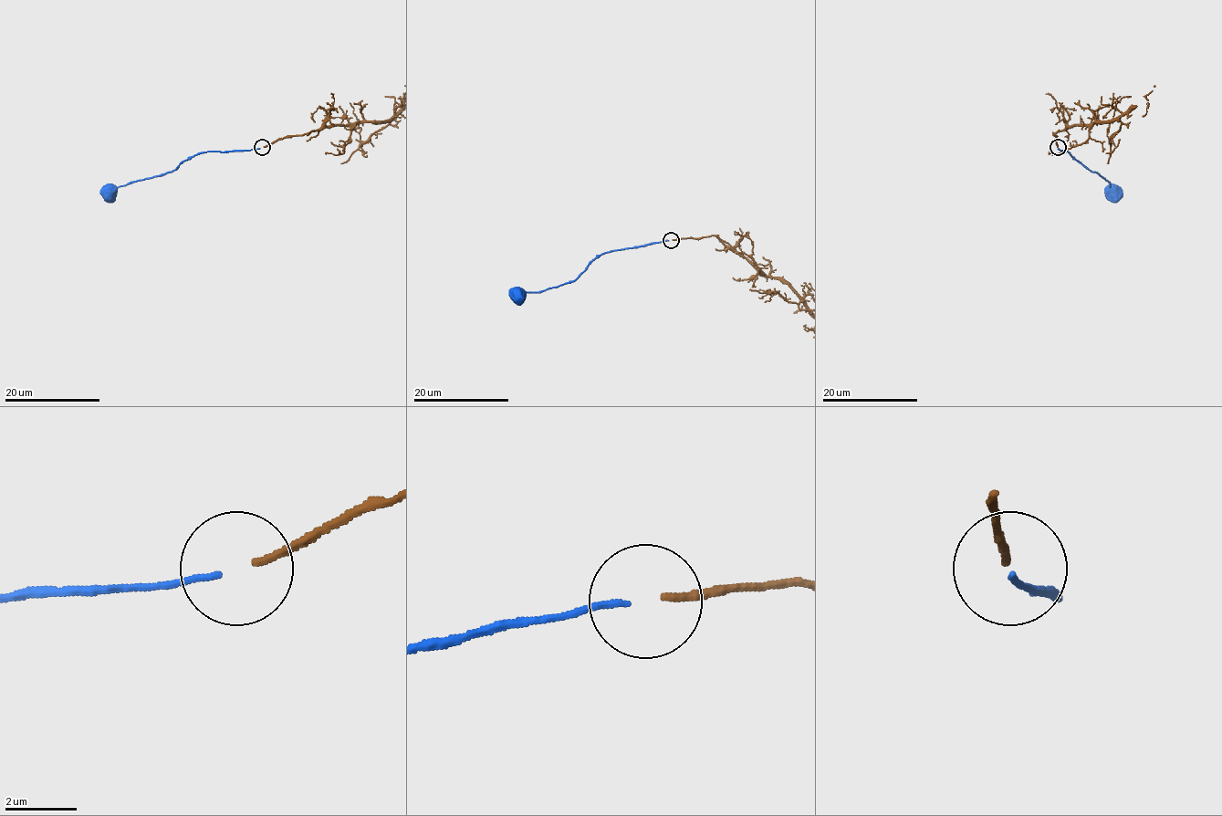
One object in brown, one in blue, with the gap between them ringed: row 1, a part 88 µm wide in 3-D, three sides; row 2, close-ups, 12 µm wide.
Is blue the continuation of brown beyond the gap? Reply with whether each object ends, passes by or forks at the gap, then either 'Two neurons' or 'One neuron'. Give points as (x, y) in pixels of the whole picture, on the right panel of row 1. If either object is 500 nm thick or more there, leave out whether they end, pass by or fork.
At the ring brown ends. At the ring blue ends. One neuron

